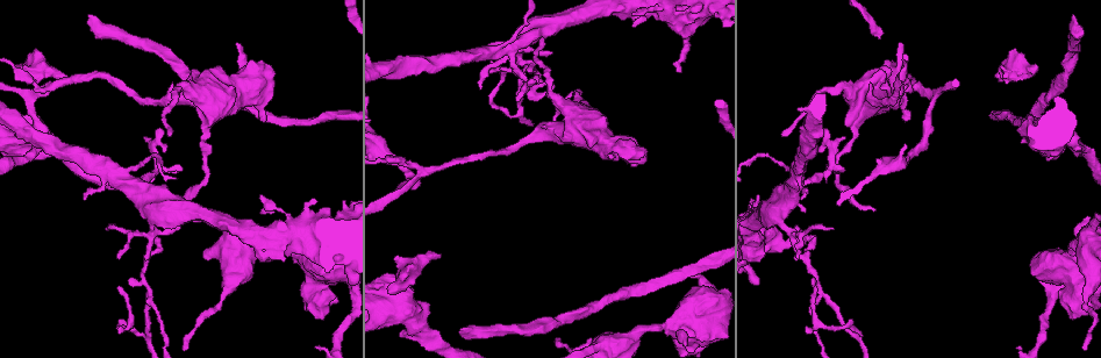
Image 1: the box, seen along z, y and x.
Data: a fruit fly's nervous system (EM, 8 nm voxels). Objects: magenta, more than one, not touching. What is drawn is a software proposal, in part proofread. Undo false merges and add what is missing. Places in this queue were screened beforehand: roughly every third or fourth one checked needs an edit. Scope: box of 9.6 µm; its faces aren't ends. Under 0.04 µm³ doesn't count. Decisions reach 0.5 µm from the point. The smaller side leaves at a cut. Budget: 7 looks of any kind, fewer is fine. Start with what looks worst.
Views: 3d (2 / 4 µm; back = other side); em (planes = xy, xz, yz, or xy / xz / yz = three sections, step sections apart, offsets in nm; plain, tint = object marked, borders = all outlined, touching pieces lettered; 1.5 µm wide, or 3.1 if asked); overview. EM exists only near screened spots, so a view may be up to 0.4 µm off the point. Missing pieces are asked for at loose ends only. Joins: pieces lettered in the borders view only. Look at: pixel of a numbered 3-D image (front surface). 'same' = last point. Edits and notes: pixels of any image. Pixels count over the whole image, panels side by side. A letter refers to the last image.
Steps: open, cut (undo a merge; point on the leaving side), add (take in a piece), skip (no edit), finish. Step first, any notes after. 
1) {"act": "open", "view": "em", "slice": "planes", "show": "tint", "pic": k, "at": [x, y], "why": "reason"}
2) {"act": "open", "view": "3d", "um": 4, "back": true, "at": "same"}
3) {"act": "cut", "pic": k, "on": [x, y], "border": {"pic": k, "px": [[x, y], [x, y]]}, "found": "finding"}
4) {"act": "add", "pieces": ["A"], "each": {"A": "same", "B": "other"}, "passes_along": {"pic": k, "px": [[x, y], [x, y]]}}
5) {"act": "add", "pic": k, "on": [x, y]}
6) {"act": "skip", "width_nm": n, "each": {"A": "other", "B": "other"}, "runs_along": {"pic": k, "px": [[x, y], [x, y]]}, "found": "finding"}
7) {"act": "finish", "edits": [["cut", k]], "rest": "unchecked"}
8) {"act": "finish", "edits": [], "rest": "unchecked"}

{"act": "open", "view": "em", "slice": "planes", "show": "borders", "pic": 1, "at": [683, 345], "why": "branch stops here"}

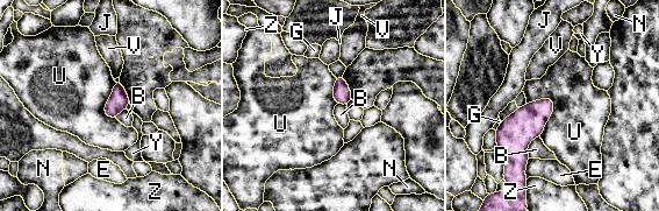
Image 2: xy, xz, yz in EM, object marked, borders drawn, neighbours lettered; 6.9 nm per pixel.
{"act": "skip", "each": {"B": "other", "E": "other", "G": "other", "J": "other", "N": "other", "U": "other", "V": "other", "Y": "other", "Z": "other"}, "border": {"pic": 2, "px": [[539, 136], [529, 143], [529, 157]]}, "found": "no lettered piece goes on from it"}

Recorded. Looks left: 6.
{"act": "open", "view": "3d", "um": 2, "back": true, "pic": 1, "at": [521, 112], "why": "sharp bend"}

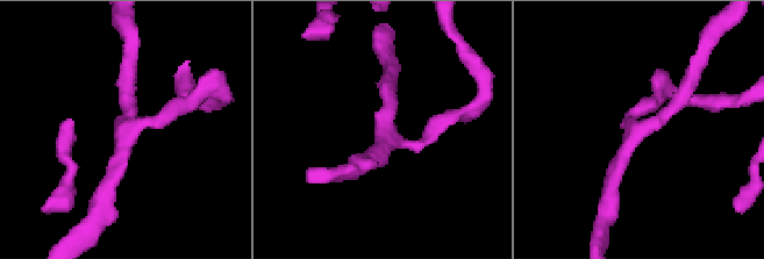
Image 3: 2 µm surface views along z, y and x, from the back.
{"act": "open", "view": "em", "slice": "planes", "show": "tint", "pic": 3, "at": [124, 125], "why": "need the tissue"}

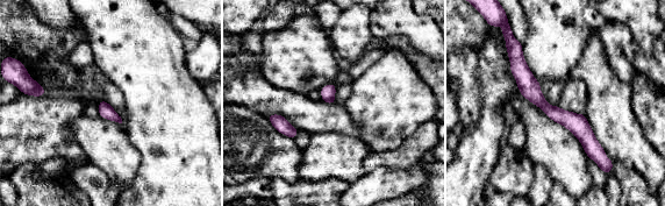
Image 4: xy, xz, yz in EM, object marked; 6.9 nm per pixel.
{"act": "open", "view": "em", "slice": "planes", "show": "borders", "at": "same", "why": "what lies round it"}

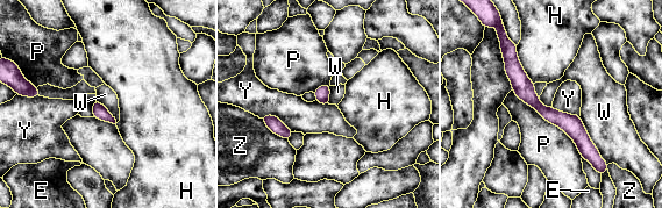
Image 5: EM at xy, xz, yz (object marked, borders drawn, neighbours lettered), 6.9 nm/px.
{"act": "skip", "each": {"E": "other", "H": "other", "P": "other", "W": "other", "Y": "other", "Z": "other"}, "runs_along": {"pic": 5, "px": [[511, 76], [582, 140], [602, 170]]}, "found": "one neuron here"}

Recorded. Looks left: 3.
{"act": "open", "view": "3d", "um": 2, "pic": 1, "at": [491, 72], "why": "tapers out"}

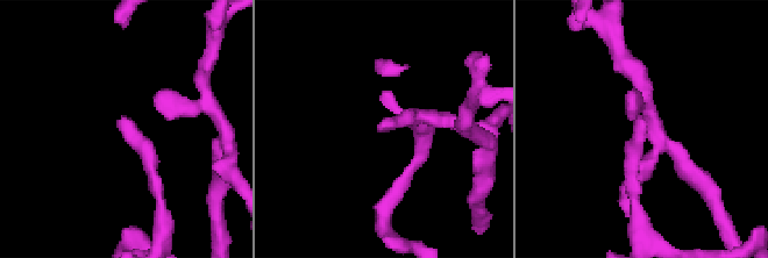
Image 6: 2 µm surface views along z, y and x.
{"act": "open", "view": "em", "slice": "xz", "step": 8, "show": "borders", "pic": 6, "at": [643, 122], "why": "shape alone is not enough"}

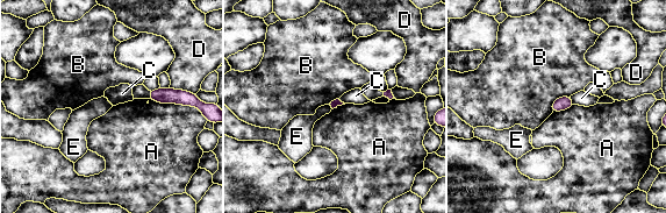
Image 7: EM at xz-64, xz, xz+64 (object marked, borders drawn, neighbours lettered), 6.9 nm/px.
{"act": "open", "view": "em", "slice": "planes", "show": "borders", "at": "same"}

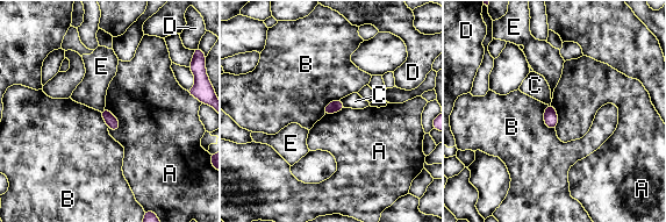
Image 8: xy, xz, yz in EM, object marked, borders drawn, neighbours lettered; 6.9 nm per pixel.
{"act": "skip", "longest_contact_nm": ["A", 180], "each": {"A": "other", "B": "other", "C": "other", "D": "other", "E": "other"}, "border": {"pic": 8, "px": [[105, 108], [119, 121], [117, 130]]}, "found": "none of them fits"}

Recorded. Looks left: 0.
{"act": "finish", "edits": [], "rest": "unchecked"}

